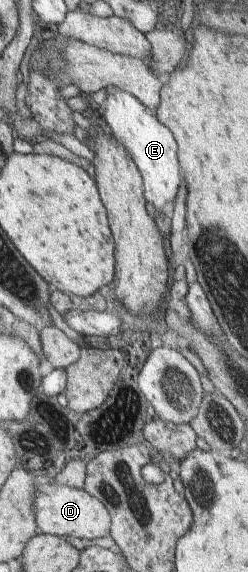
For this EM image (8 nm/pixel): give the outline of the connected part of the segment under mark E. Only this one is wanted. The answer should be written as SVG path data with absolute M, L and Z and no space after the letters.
M109 86L107 100L100 108L99 119L106 129L113 135L117 142L123 144L125 150L132 157L139 173L143 178L144 194L147 202L156 209L156 217L165 217L165 207L172 203L174 205L177 191L181 187L182 174L178 162L178 145L168 127L165 127L157 118L155 113L147 113L146 107L134 96L126 91Z

